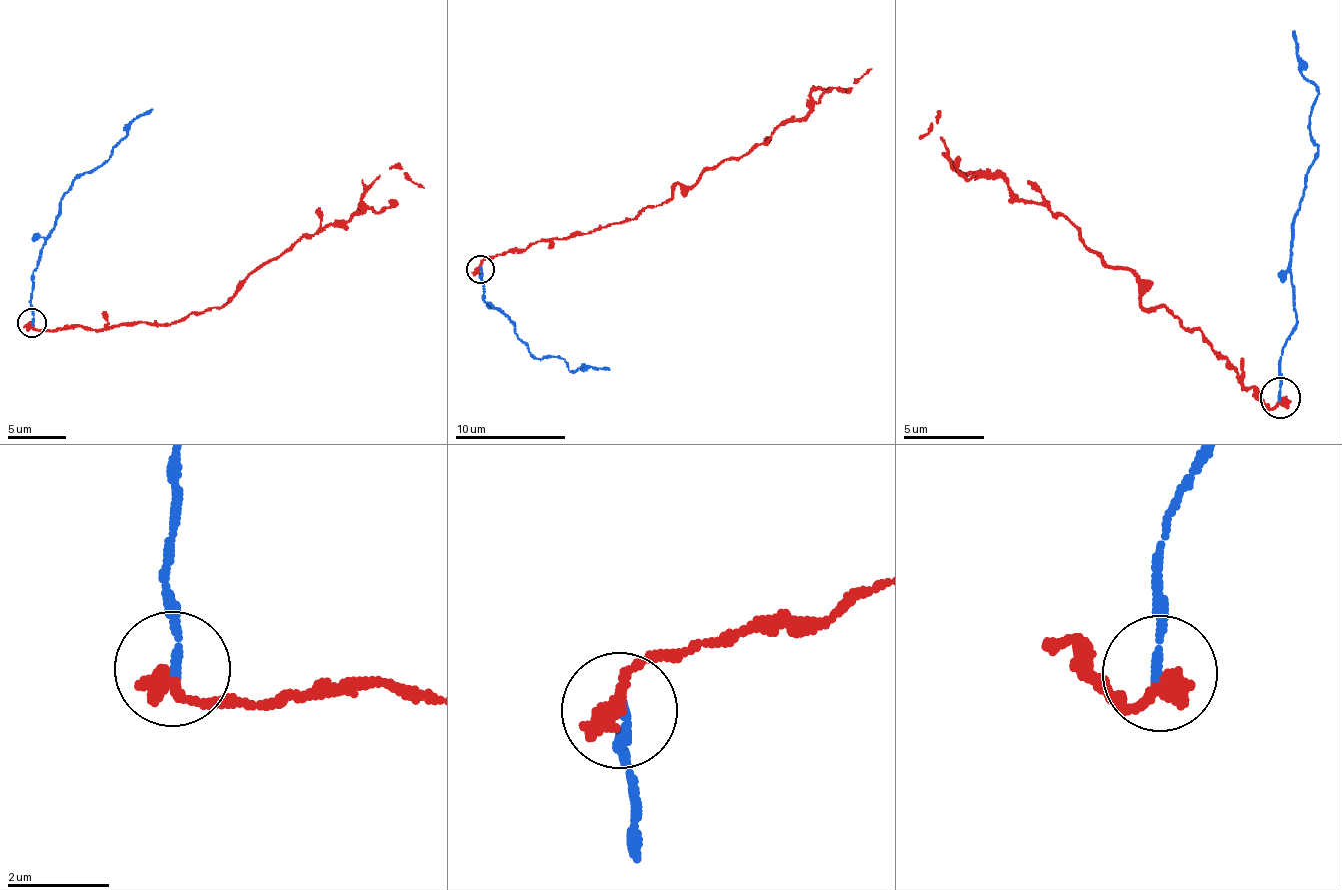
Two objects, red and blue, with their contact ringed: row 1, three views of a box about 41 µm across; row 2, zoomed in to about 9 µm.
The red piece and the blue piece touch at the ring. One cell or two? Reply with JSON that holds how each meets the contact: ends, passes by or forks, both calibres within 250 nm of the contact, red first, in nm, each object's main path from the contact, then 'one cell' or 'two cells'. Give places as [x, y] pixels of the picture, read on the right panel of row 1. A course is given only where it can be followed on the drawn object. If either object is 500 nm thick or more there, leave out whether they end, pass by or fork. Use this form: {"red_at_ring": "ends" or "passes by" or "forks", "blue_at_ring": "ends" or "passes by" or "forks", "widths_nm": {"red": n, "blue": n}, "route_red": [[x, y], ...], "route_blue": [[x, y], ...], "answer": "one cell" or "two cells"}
{"red_at_ring": "ends", "blue_at_ring": "ends", "widths_nm": {"red": 360, "blue": 150}, "route_red": [[1279, 397], [1265, 406], [1203, 331], [1146, 307], [1066, 216], [963, 173], [936, 119], [920, 139]], "route_blue": [[1279, 397], [1279, 356], [1295, 318], [1289, 251], [1319, 149], [1308, 122], [1316, 91], [1302, 74], [1292, 30]], "answer": "two cells"}

